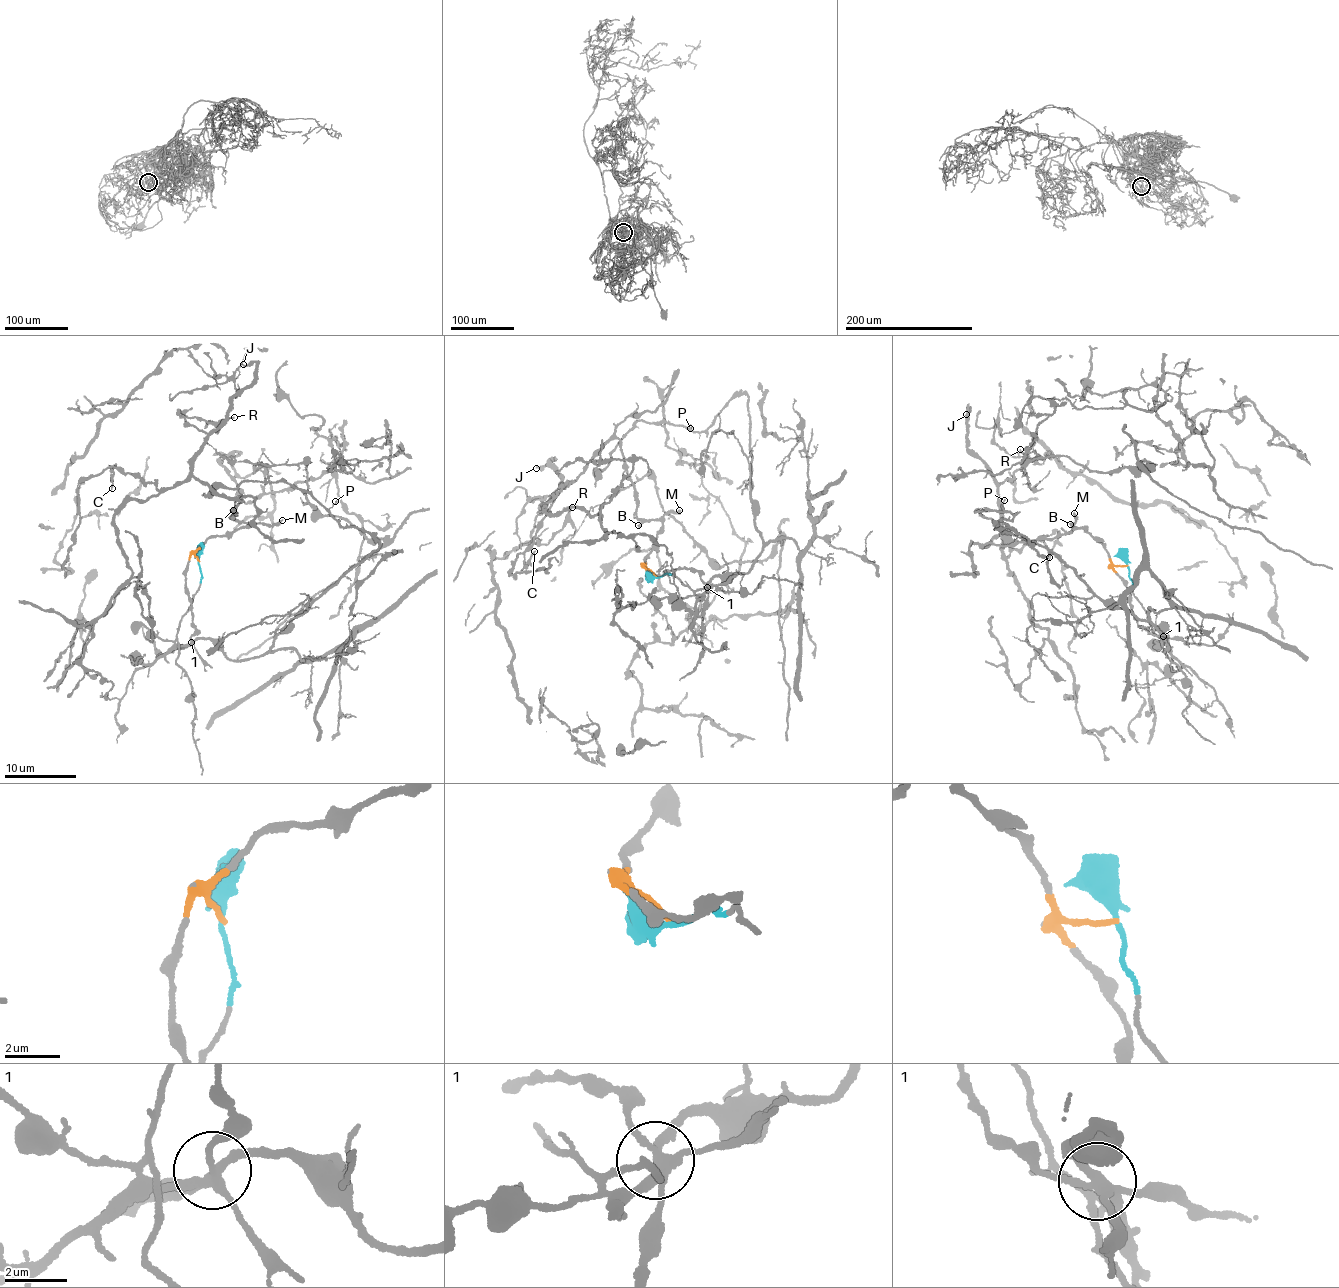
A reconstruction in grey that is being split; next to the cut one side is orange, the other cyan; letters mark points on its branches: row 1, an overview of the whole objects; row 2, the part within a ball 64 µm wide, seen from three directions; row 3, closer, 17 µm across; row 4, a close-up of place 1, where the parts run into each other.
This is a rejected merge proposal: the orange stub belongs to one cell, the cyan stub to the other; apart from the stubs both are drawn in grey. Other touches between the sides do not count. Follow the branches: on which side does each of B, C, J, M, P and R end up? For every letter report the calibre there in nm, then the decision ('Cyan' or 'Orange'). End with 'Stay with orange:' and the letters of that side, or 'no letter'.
B: Thickness 110 nm. Orange
C: Thickness 140 nm. Orange
J: Thickness 150 nm. Orange
M: Thickness 300 nm. Orange
P: Thickness 120 nm. Cyan
R: Thickness 150 nm. Orange
Stay with orange: B, C, J, M, R

